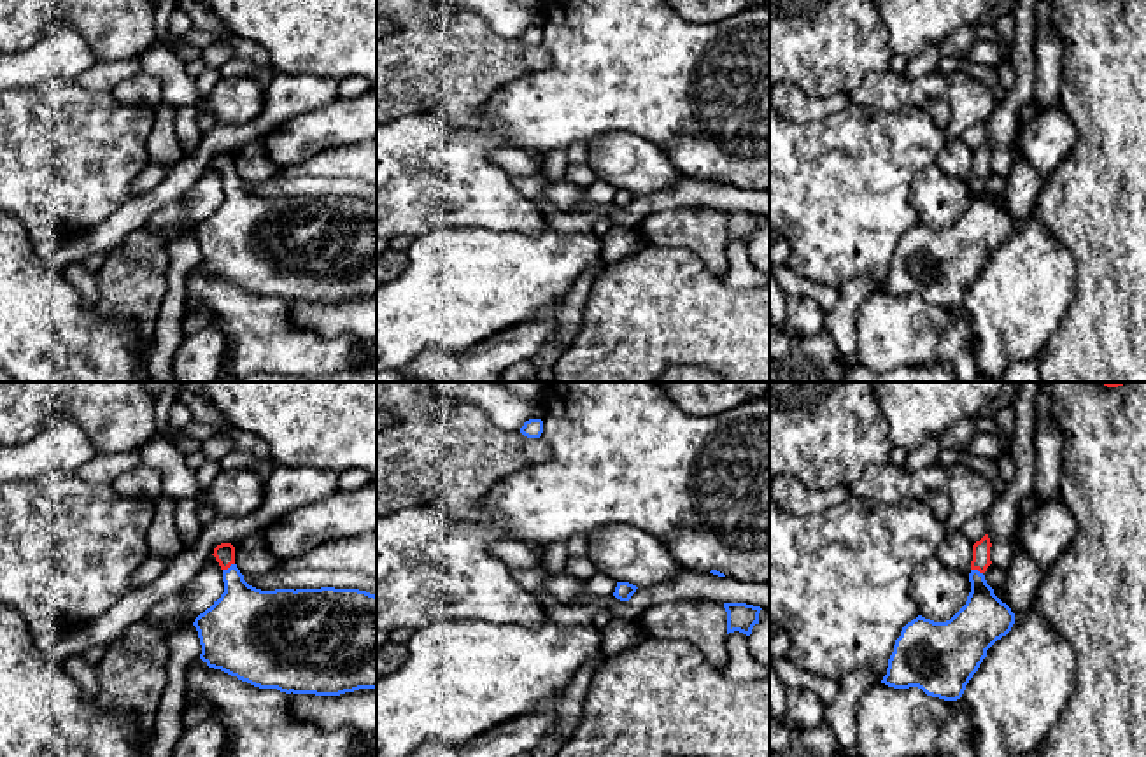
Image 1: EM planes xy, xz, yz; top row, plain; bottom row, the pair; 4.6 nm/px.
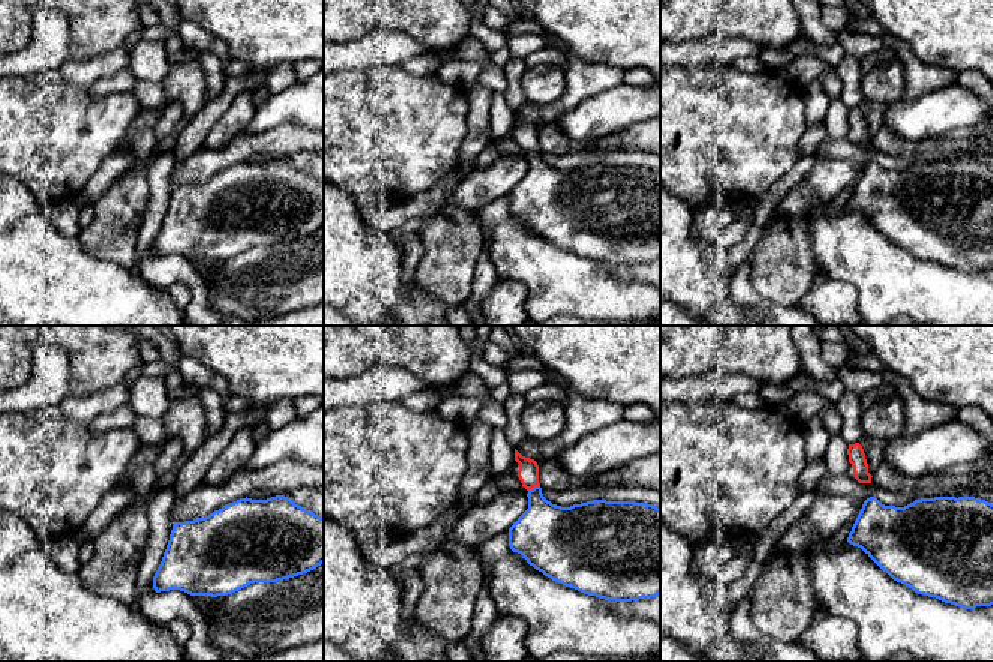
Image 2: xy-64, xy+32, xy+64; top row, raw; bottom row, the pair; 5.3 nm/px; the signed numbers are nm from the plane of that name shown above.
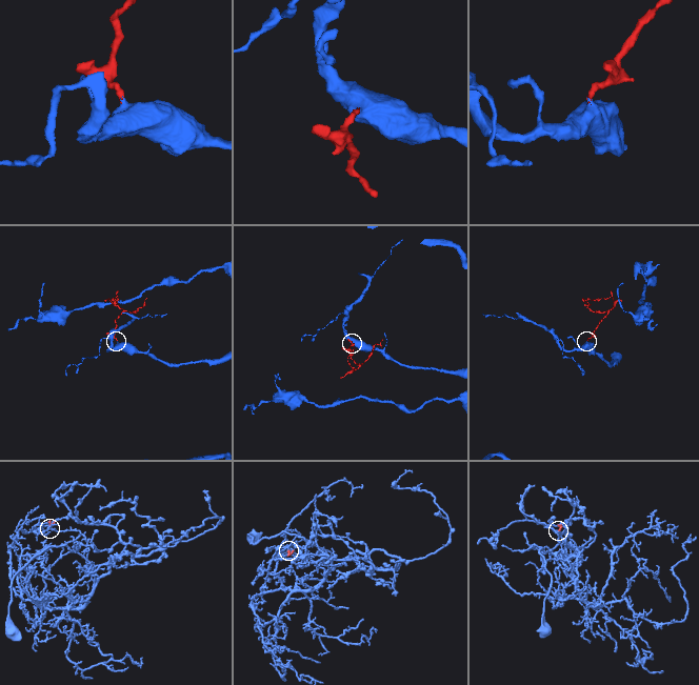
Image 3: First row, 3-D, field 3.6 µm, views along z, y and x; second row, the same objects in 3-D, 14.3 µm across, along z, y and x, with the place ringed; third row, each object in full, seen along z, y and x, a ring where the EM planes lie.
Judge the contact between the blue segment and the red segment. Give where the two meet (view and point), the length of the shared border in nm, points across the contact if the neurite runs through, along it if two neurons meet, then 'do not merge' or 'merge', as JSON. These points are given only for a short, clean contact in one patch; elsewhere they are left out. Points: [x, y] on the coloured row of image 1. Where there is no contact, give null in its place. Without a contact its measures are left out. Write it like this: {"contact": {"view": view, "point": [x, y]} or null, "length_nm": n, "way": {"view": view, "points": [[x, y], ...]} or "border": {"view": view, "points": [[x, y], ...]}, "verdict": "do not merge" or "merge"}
{"contact": {"view": "xy", "point": [230, 566]}, "length_nm": 70, "way": {"view": "xy", "points": [[244, 619], [230, 566], [225, 554]]}, "verdict": "merge"}

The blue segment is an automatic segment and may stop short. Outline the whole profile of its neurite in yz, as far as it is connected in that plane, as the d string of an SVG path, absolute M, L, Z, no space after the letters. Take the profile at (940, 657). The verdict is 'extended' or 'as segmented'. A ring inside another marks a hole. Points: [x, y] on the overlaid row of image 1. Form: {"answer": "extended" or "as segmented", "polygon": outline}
{"answer": "extended", "polygon": "M988 534L973 545L971 592L950 620L934 622L918 615L902 627L881 683L894 689L918 687L944 701L962 697L987 650L1015 624L1015 613L994 594L983 575L992 564L990 547Z"}

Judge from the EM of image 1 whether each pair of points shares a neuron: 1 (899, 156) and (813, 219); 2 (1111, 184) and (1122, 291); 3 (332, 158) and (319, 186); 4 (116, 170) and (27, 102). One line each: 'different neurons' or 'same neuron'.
1: same neuron
2: same neuron
3: different neurons
4: same neuron

